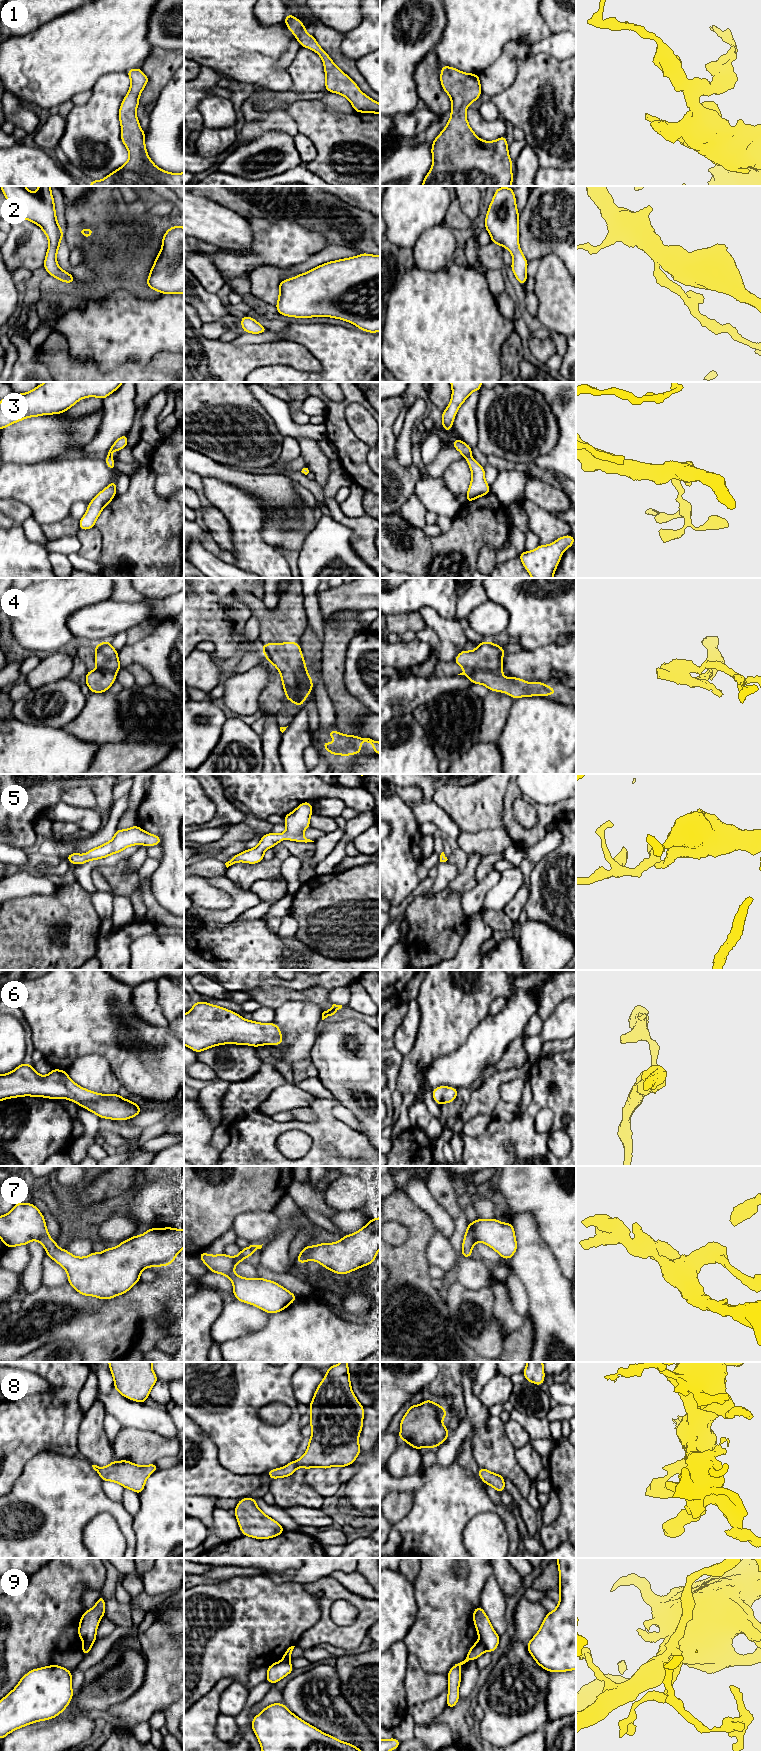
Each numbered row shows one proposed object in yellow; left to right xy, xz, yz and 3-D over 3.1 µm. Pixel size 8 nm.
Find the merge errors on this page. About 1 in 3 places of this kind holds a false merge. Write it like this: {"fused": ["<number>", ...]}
{"fused": ["4", "9"]}

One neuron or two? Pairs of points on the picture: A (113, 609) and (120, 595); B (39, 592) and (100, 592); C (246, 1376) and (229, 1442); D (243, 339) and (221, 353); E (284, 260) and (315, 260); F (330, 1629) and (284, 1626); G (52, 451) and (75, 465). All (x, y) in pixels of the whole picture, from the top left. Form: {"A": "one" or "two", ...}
{"A": "two", "B": "one", "C": "one", "D": "two", "E": "two", "F": "two", "G": "two"}

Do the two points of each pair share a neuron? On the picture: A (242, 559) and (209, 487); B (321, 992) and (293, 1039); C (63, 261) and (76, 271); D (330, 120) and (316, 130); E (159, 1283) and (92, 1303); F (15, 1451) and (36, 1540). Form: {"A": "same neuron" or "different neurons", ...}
{"A": "same neuron", "B": "different neurons", "C": "same neuron", "D": "same neuron", "E": "same neuron", "F": "different neurons"}

